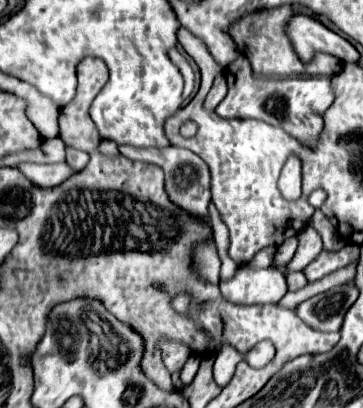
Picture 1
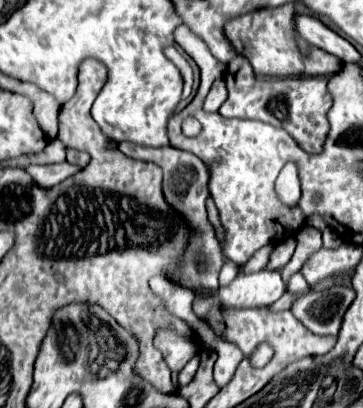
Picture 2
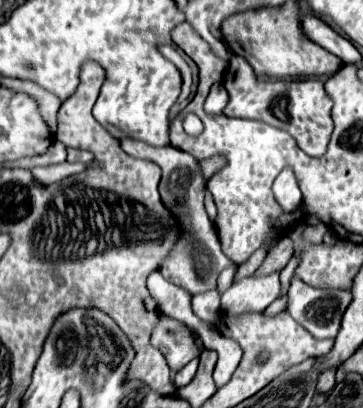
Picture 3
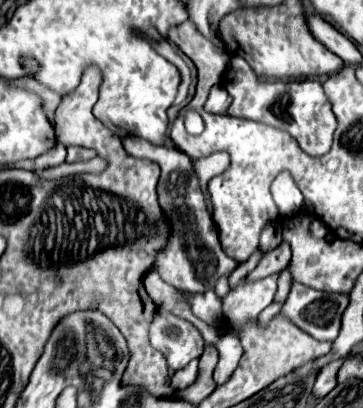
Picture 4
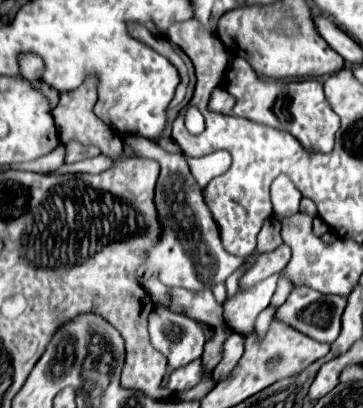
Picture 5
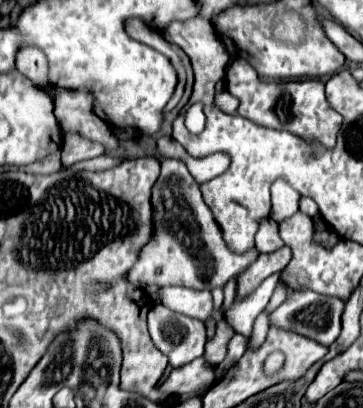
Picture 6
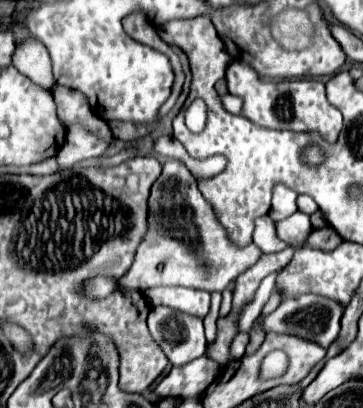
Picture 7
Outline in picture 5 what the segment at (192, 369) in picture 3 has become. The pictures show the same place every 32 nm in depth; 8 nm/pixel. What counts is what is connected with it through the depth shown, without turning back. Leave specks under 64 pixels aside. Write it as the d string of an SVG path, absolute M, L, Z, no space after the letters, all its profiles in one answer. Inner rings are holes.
M198 358L194 362L190 362L190 364L174 370L170 374L170 380L168 380L166 388L170 392L186 392L186 390L194 388L196 384L200 384L202 378L204 378L204 368L202 368L202 362Z

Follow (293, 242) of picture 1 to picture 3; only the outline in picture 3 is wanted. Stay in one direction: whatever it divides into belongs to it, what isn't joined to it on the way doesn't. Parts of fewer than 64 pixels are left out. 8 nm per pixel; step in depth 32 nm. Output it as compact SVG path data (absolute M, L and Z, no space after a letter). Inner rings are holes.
M282 238L274 248L270 248L266 260L262 262L262 266L254 274L256 276L264 276L264 274L278 272L278 270L282 270L288 264L290 258L292 258L292 242L288 238Z

